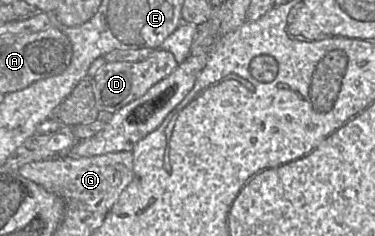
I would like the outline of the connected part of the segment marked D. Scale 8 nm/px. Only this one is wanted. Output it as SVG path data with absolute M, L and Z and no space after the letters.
M155 49L143 61L106 63L93 77L98 111L115 113L131 101L144 95L154 84L172 73L178 65L173 54L162 49Z

